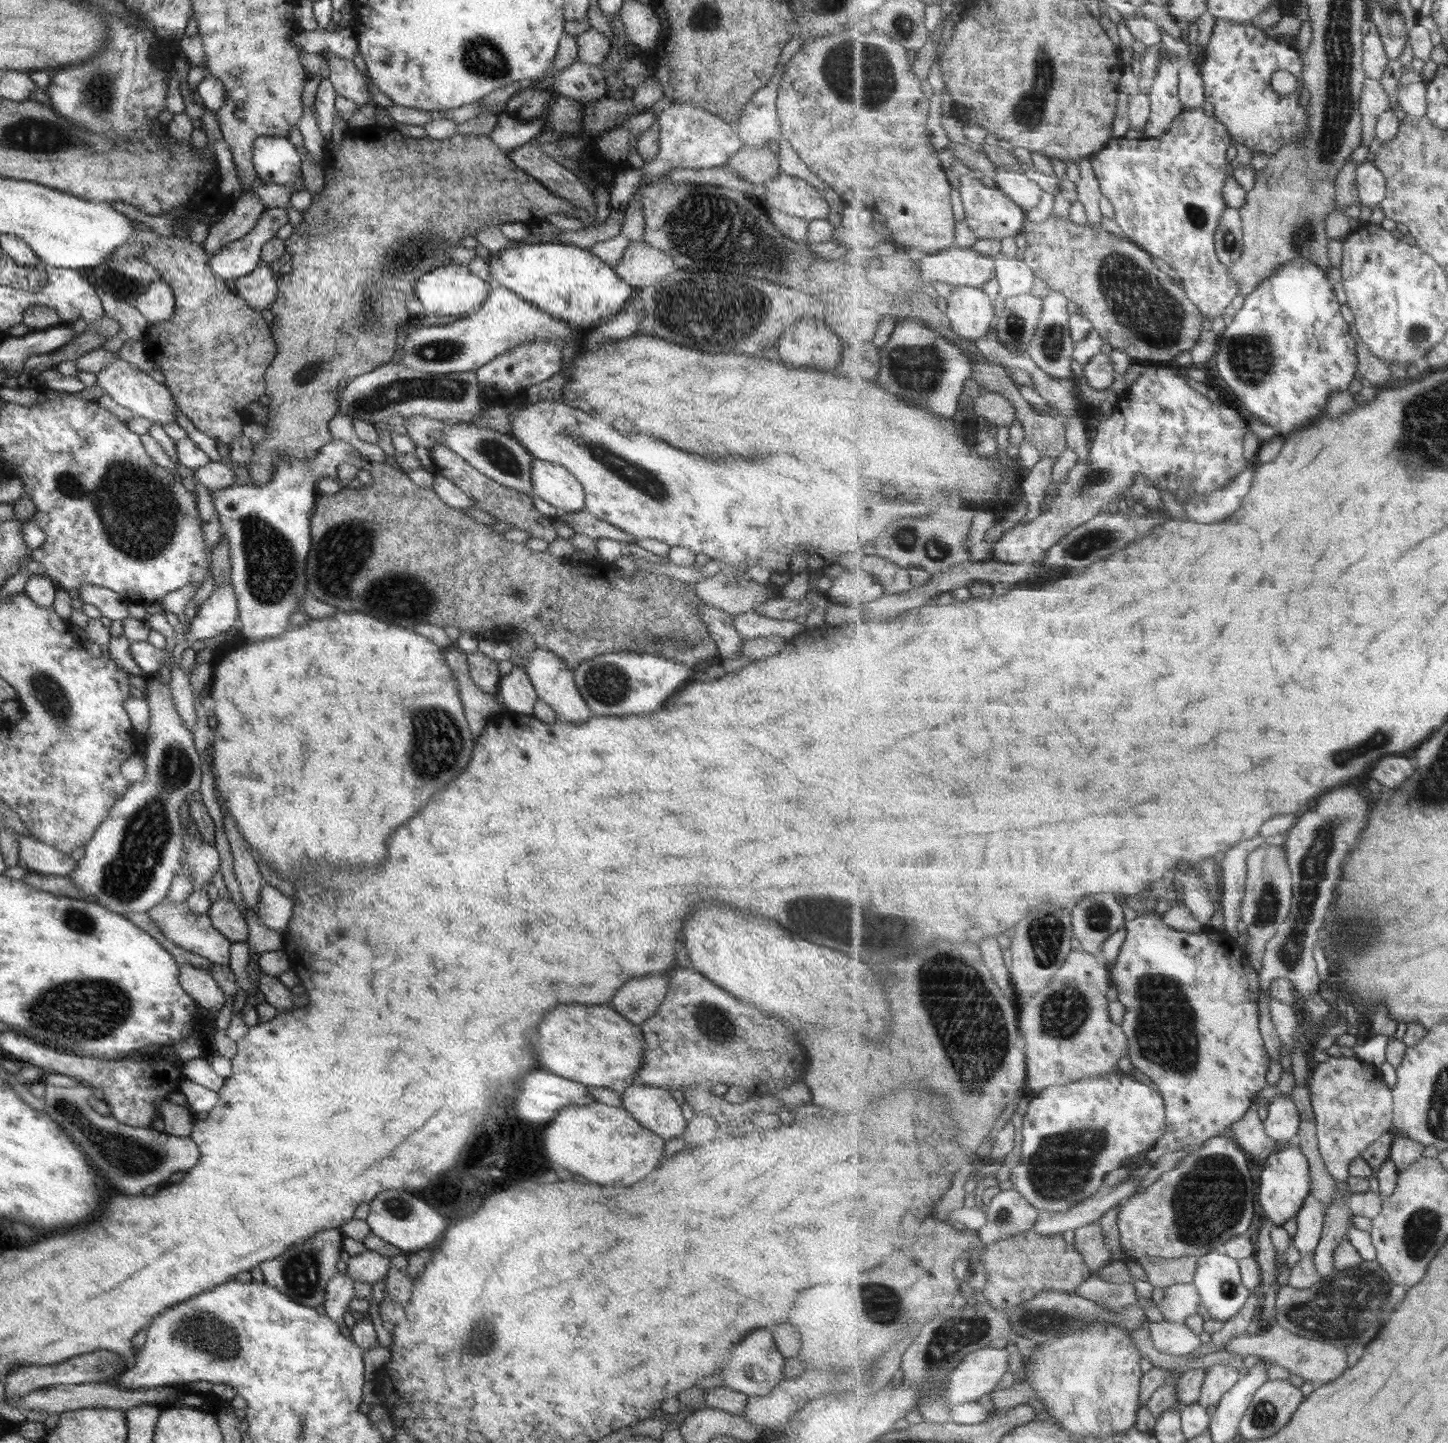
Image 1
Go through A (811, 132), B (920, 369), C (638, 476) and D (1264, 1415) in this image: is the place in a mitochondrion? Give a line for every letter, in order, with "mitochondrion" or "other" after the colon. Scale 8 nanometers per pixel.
A: other
B: mitochondrion
C: mitochondrion
D: mitochondrion

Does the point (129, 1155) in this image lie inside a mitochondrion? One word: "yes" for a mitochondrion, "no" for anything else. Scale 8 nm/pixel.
yes

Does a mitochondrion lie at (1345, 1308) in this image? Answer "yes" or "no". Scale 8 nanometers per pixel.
yes

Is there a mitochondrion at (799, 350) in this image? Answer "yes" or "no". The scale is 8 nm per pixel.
no

